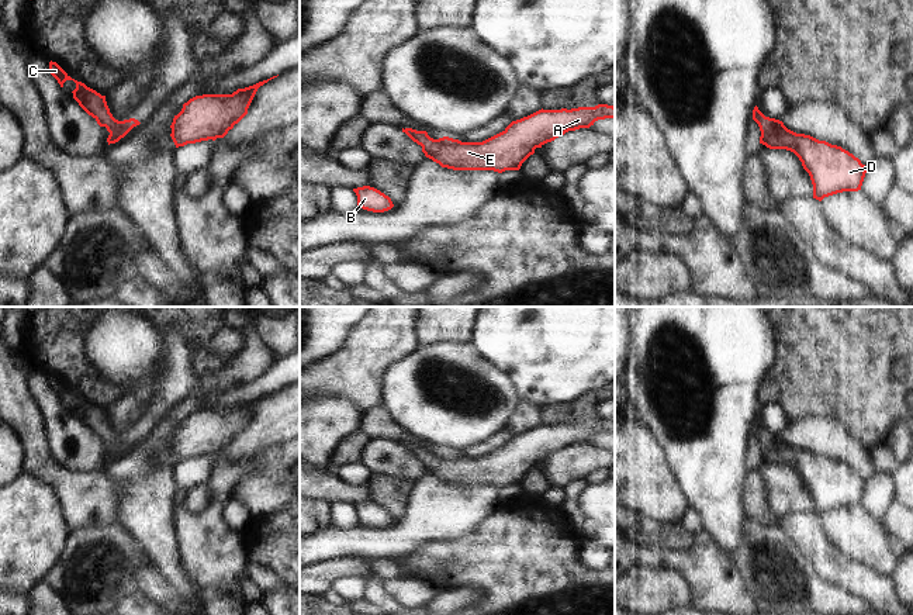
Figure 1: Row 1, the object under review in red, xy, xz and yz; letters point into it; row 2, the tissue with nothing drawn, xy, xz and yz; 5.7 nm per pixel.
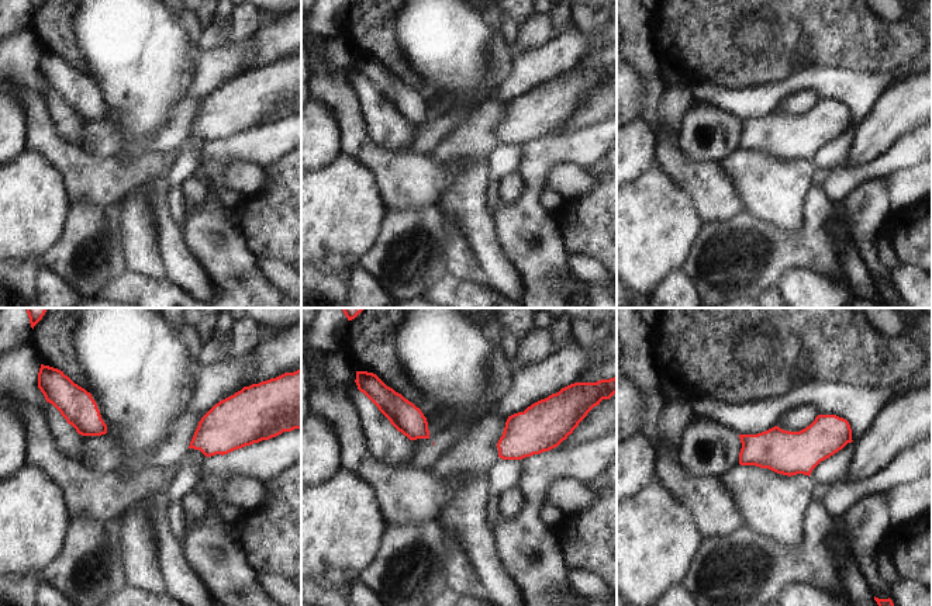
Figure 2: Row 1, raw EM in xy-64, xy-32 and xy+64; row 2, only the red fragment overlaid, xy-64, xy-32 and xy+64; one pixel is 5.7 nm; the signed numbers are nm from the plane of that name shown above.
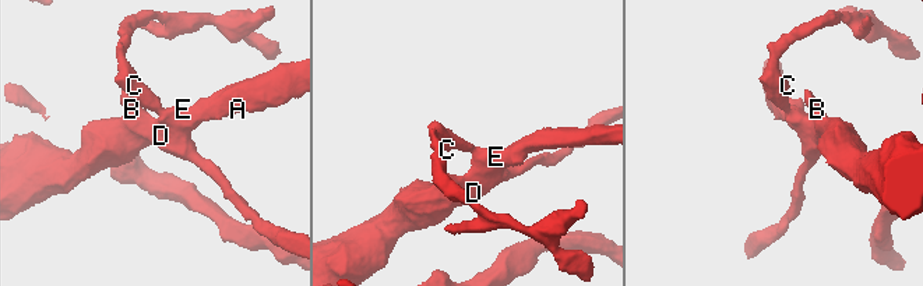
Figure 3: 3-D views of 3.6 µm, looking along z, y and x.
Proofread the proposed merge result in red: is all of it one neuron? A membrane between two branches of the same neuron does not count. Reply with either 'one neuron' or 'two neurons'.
one neuron

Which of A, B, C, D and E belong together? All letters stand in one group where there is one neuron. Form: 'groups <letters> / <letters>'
groups A B C D E

